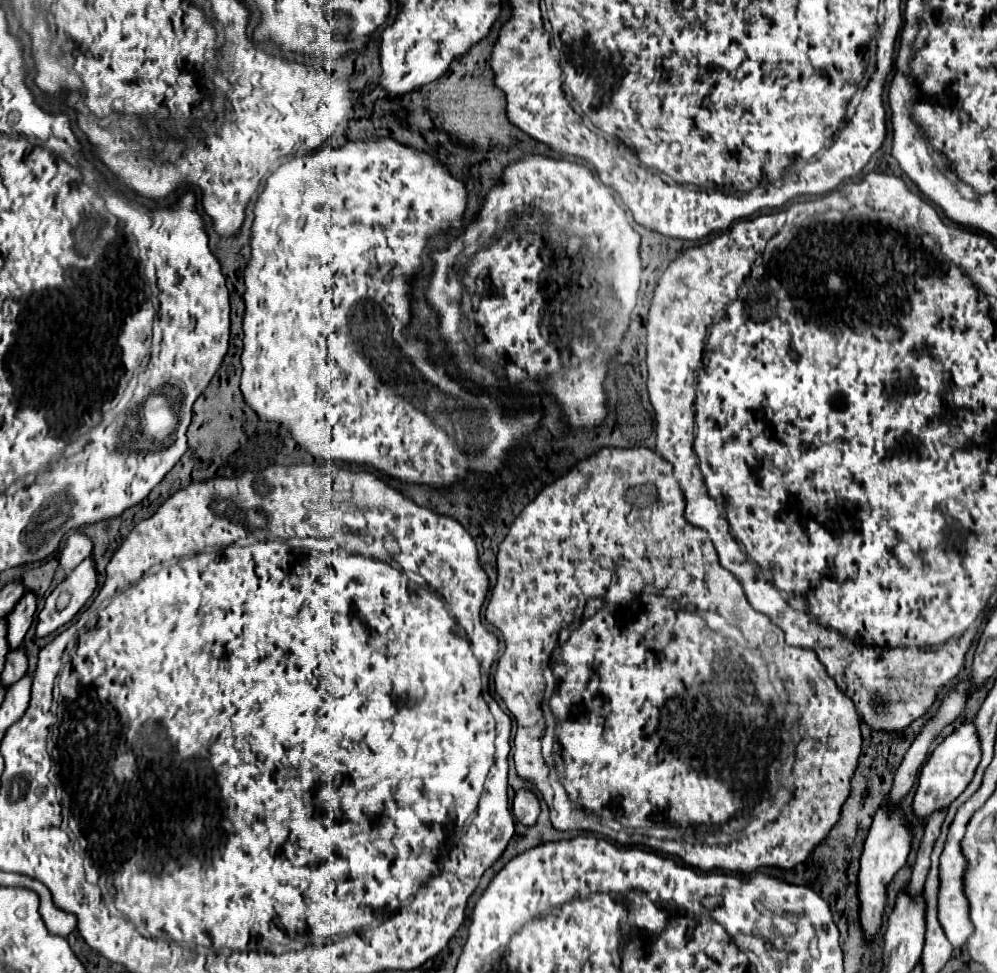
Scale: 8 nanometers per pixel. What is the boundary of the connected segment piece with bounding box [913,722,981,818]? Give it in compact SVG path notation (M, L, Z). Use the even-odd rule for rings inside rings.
M967 722L953 734L949 734L921 768L919 786L913 800L915 814L919 818L927 818L931 812L947 808L969 786L979 762L981 762L981 740L977 738L977 728L973 726L973 722Z

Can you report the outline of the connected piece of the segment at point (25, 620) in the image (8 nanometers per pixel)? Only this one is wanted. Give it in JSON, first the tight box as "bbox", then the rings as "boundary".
{"bbox":[7,592,37,650],"boundary":[[[25,592],[25,596],[17,602],[17,606],[13,608],[13,612],[9,614],[7,640],[9,640],[9,648],[11,650],[15,650],[17,646],[21,646],[27,630],[33,624],[35,610],[37,610],[37,596],[35,596],[35,592]]]}

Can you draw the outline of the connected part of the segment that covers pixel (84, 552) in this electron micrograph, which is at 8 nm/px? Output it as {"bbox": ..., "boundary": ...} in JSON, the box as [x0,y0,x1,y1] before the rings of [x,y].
{"bbox":[61,532,93,572],"boundary":[[[73,532],[67,542],[65,542],[65,548],[61,552],[61,568],[65,572],[73,570],[79,562],[83,562],[93,550],[93,544],[91,544],[91,538],[83,532]]]}

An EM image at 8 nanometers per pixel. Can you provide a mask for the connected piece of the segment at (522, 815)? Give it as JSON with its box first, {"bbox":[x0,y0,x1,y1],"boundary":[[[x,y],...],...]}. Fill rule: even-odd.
{"bbox":[513,790,539,826],"boundary":[[[517,790],[513,800],[513,812],[517,820],[525,826],[533,826],[539,816],[539,800],[531,790]]]}

